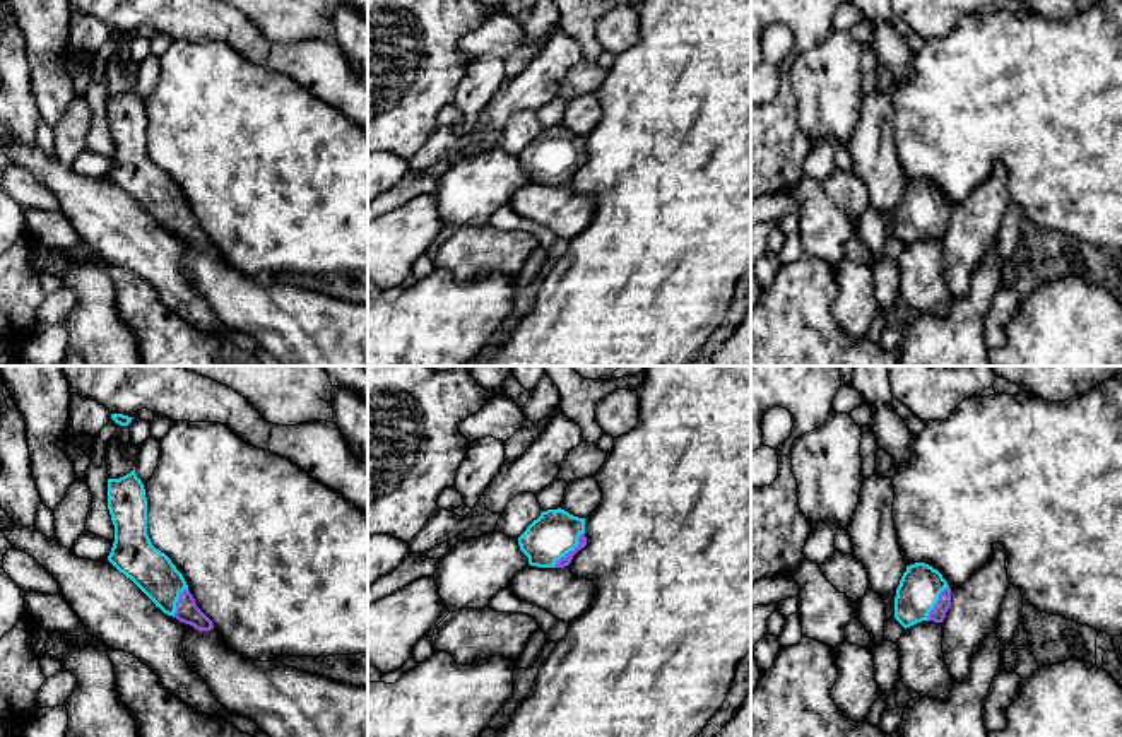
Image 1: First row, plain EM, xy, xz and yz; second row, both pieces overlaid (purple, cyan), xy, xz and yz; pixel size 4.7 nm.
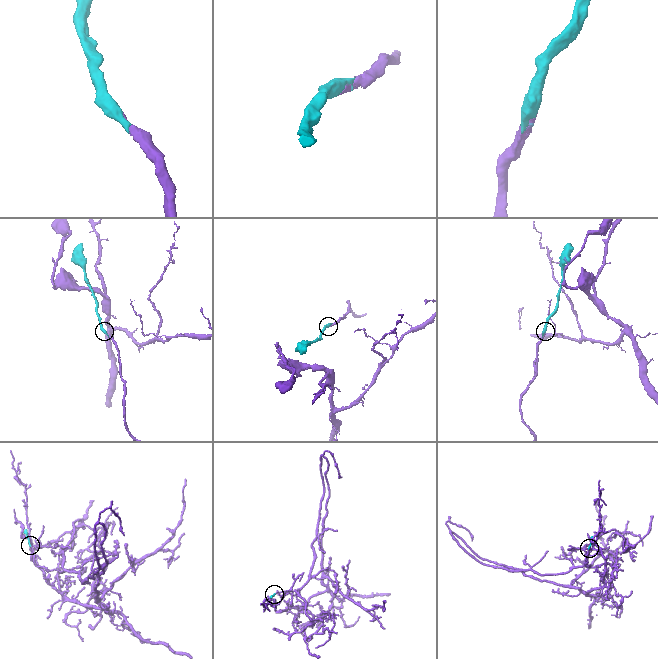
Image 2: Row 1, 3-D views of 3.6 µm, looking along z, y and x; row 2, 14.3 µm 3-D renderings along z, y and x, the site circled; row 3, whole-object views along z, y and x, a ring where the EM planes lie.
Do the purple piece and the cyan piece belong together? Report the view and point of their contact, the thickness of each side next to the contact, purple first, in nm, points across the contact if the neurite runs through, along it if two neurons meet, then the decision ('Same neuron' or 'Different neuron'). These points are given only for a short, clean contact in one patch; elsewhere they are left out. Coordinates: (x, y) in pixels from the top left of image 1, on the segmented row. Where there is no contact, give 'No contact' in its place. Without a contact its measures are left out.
Touches purple at xz (570, 551). Thickness 50 nm (purple) against 220 nm. Same neuron

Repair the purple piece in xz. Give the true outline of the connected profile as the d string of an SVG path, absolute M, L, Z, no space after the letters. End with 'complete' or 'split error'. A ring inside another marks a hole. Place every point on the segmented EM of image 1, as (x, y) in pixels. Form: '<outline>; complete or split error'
M561 508L542 511L518 537L518 545L530 566L564 568L587 545L585 518Z; split error

